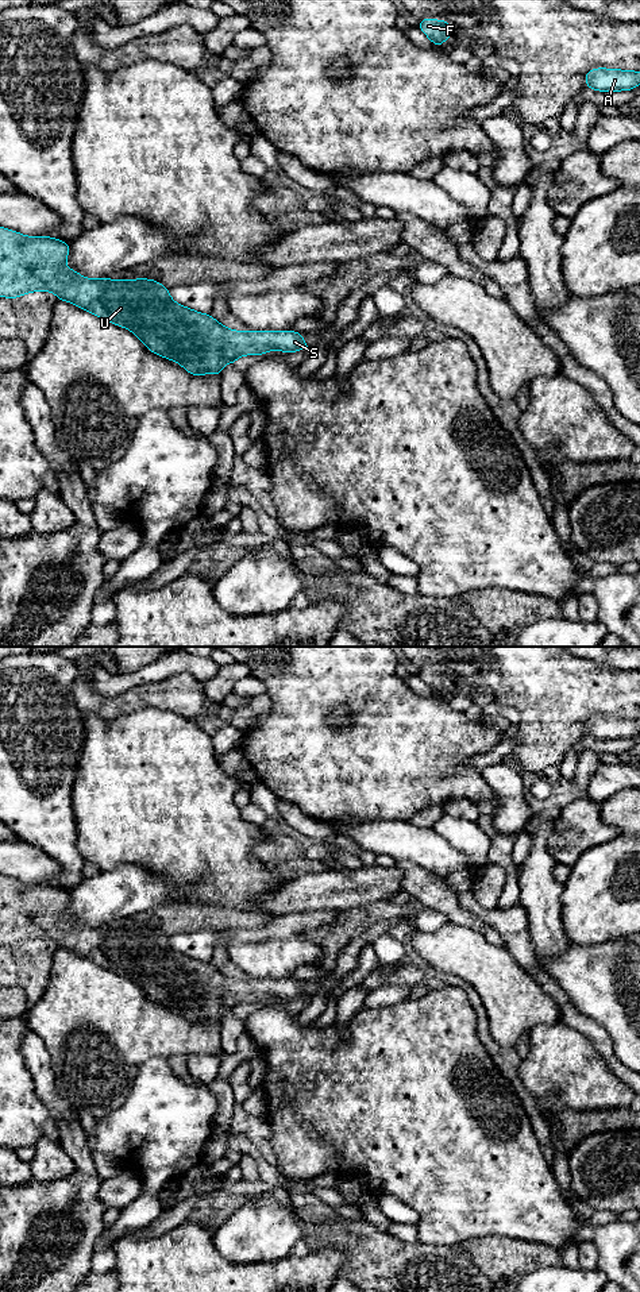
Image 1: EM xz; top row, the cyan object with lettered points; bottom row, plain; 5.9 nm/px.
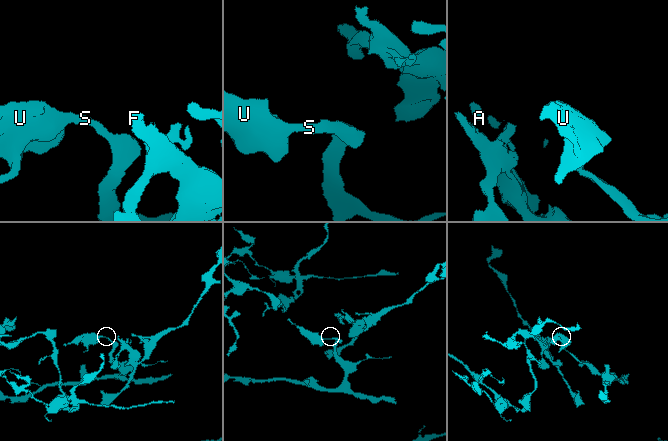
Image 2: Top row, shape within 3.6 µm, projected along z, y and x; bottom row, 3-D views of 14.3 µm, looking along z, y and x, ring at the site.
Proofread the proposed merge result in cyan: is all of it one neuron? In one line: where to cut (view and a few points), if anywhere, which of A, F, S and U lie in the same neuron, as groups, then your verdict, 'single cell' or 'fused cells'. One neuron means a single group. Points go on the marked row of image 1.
no cut | A F S U | single cell

